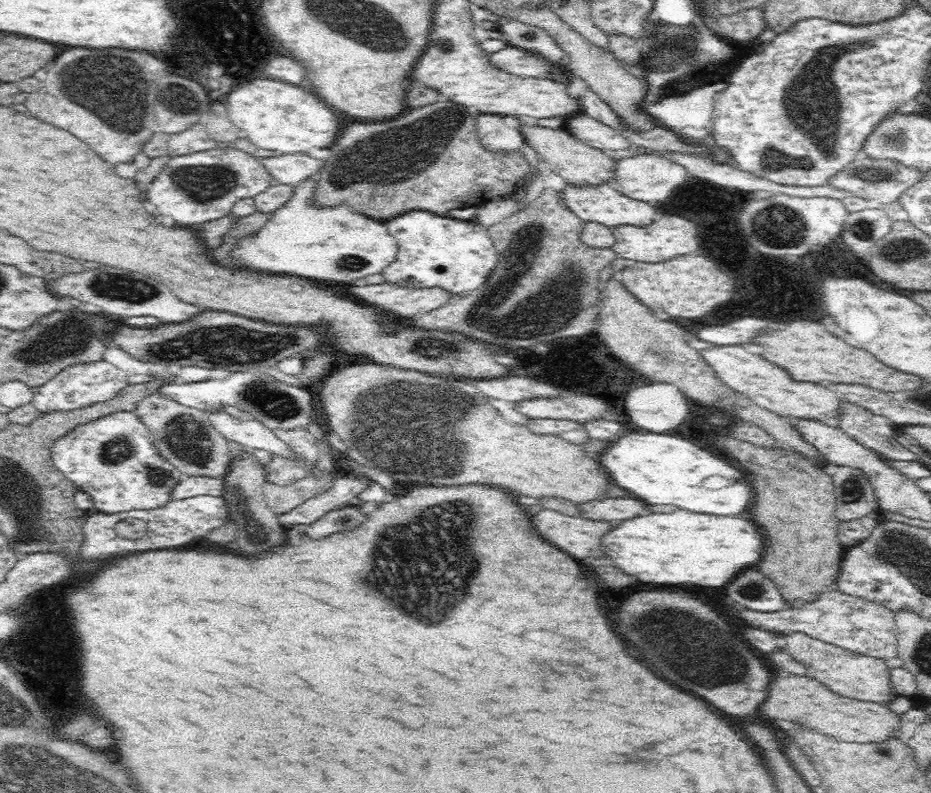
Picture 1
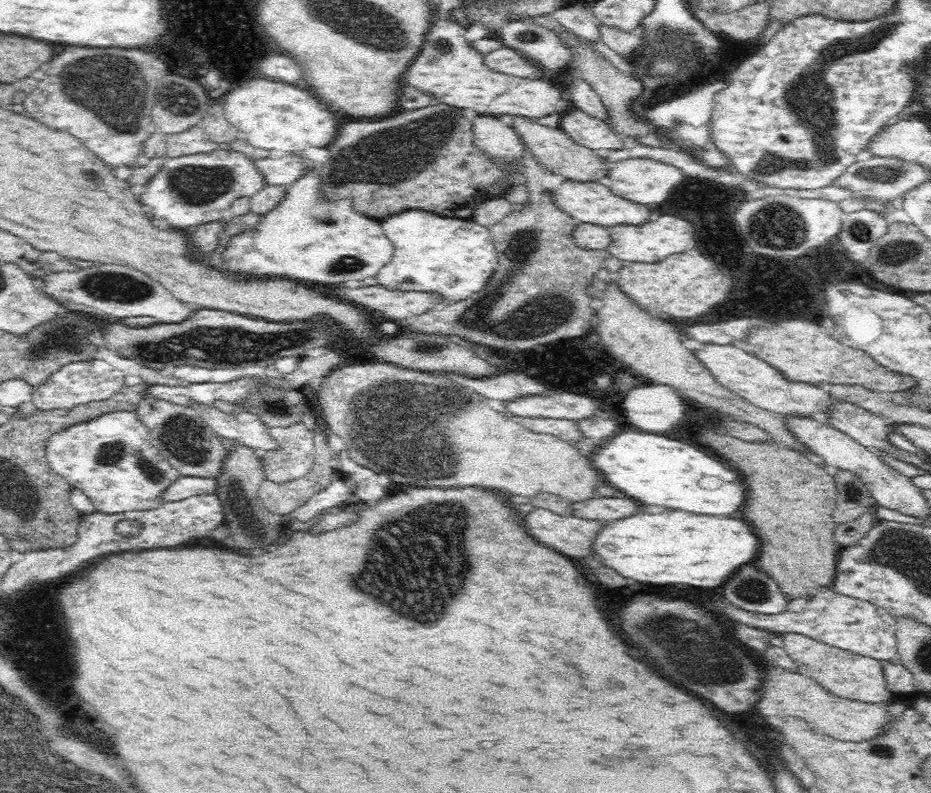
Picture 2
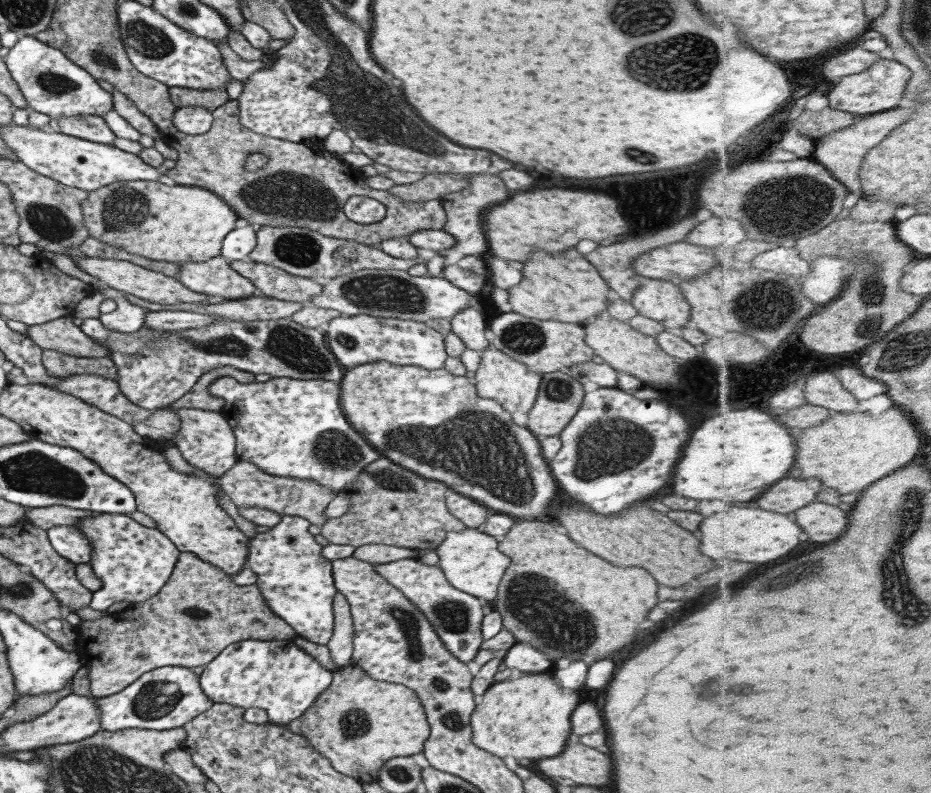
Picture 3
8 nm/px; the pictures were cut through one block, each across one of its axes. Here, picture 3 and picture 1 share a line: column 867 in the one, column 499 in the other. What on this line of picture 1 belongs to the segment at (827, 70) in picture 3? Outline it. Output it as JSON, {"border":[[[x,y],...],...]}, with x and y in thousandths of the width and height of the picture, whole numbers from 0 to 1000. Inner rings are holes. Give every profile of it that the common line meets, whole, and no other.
{"border":[[[541,59],[524,71],[528,84],[559,98],[583,98],[602,101],[606,98],[606,84],[593,84],[578,69],[571,69],[559,61]]]}

